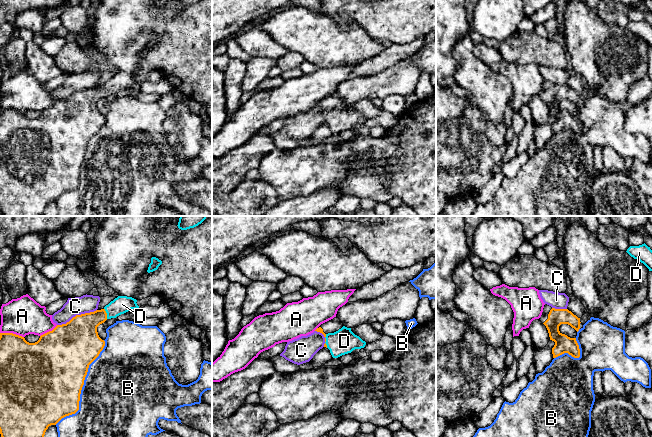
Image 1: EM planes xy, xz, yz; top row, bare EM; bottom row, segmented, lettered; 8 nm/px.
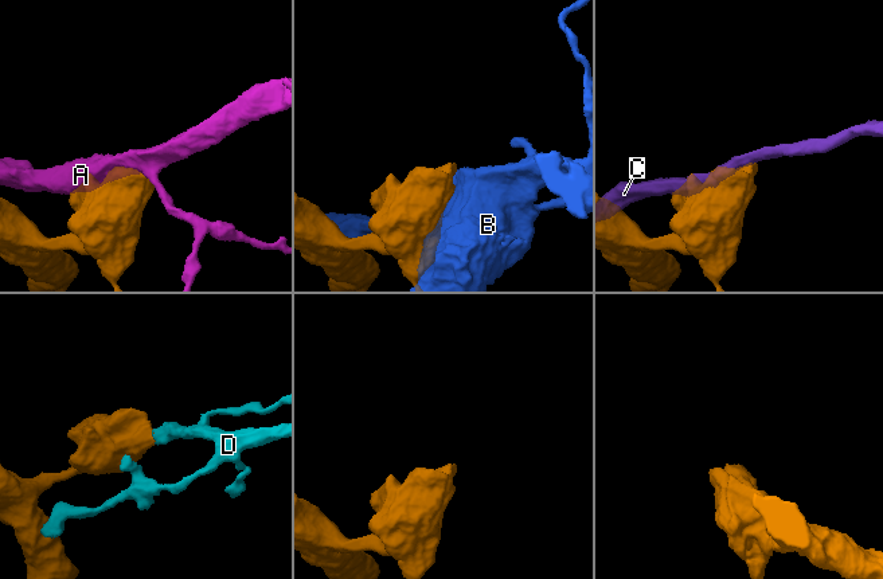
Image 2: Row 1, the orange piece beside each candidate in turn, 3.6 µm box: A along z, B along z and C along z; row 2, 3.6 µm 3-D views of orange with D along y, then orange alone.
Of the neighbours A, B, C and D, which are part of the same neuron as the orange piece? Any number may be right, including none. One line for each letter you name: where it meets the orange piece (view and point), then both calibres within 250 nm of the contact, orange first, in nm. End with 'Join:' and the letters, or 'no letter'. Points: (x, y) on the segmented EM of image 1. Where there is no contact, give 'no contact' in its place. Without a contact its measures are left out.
D: xy (106, 313) | 260/140 nm
Join: D

